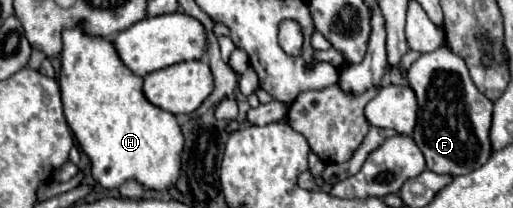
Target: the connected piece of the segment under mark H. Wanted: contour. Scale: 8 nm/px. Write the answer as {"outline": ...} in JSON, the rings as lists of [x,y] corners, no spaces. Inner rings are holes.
{"outline":[[[84,22],[74,28],[62,30],[62,52],[60,52],[60,90],[64,116],[74,132],[78,144],[88,154],[92,162],[92,176],[104,188],[118,188],[122,182],[134,178],[146,188],[164,190],[178,180],[180,174],[180,154],[182,154],[182,130],[176,116],[148,102],[142,92],[144,78],[134,74],[118,56],[114,42],[102,36],[92,36],[86,32]]]}

